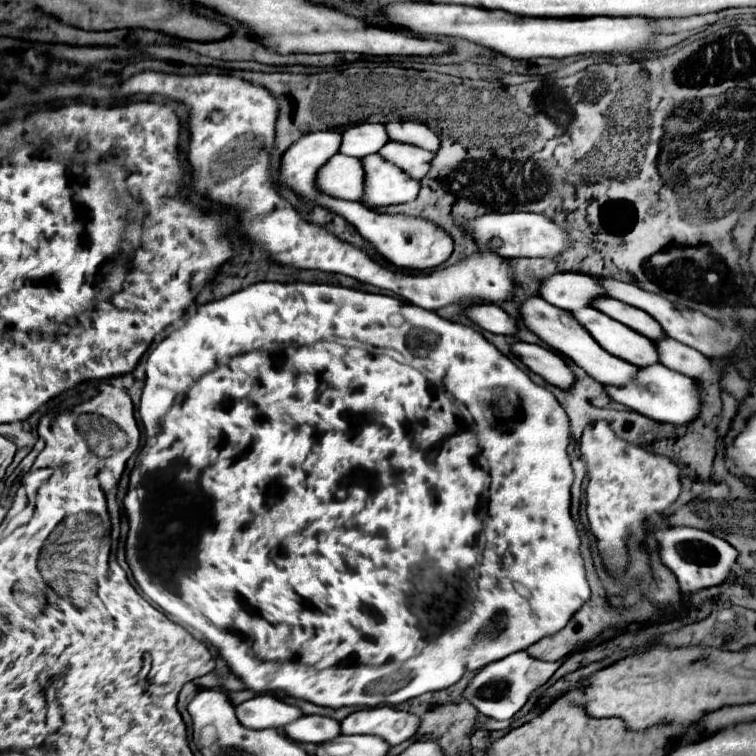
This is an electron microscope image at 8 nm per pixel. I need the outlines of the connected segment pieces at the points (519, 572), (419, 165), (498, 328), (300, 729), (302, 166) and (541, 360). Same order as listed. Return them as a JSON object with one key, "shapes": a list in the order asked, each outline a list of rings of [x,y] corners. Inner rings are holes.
{"shapes":[[[[257,282],[257,284],[251,284],[251,286],[247,286],[247,288],[239,290],[239,292],[233,292],[233,294],[229,294],[229,296],[221,298],[221,300],[213,300],[213,302],[207,302],[207,304],[198,305],[197,307],[194,305],[191,306],[179,322],[179,325],[170,325],[165,329],[168,330],[167,333],[169,334],[167,334],[163,340],[159,340],[159,342],[155,342],[155,344],[151,346],[149,356],[147,356],[147,362],[145,362],[145,386],[143,386],[143,392],[141,392],[139,416],[141,416],[141,420],[143,420],[143,428],[145,428],[145,426],[161,426],[161,418],[163,418],[163,421],[161,432],[157,437],[158,453],[156,454],[158,455],[150,455],[149,465],[143,467],[143,469],[141,467],[141,470],[144,470],[144,473],[148,473],[163,469],[179,461],[183,462],[180,463],[180,465],[185,466],[180,467],[180,469],[186,468],[186,470],[190,470],[190,475],[195,474],[196,478],[197,472],[195,472],[193,468],[197,468],[197,470],[199,470],[199,484],[201,484],[203,492],[209,494],[209,496],[215,500],[215,506],[213,506],[213,510],[215,510],[215,528],[213,528],[213,532],[211,532],[209,536],[205,536],[205,538],[198,543],[196,554],[197,568],[195,568],[195,570],[189,570],[189,572],[182,573],[182,571],[180,571],[181,574],[177,592],[167,590],[167,588],[165,588],[166,584],[163,584],[163,582],[157,578],[158,562],[155,562],[152,567],[156,574],[147,570],[150,568],[147,568],[146,565],[146,570],[143,570],[143,568],[141,568],[141,563],[136,563],[136,566],[133,566],[131,570],[133,570],[133,577],[141,594],[147,600],[161,608],[173,622],[177,622],[177,624],[181,624],[181,626],[186,628],[197,640],[201,640],[207,645],[211,644],[211,646],[217,650],[219,656],[225,658],[225,662],[227,662],[227,666],[233,670],[233,674],[235,674],[237,678],[241,678],[241,682],[245,684],[245,688],[249,688],[249,690],[253,690],[253,692],[283,690],[285,694],[289,694],[289,696],[293,696],[293,698],[307,700],[307,702],[313,702],[313,704],[325,706],[325,708],[361,706],[361,709],[358,710],[363,710],[363,708],[375,708],[375,706],[391,706],[391,708],[397,710],[399,705],[407,702],[407,700],[411,700],[411,698],[417,698],[417,696],[427,694],[427,692],[445,690],[445,688],[449,688],[451,684],[459,682],[461,676],[463,676],[465,672],[481,670],[483,666],[487,666],[487,664],[491,664],[491,662],[495,662],[495,660],[501,660],[501,658],[505,658],[505,656],[509,656],[509,654],[513,654],[513,652],[519,652],[519,650],[527,650],[531,644],[539,642],[541,638],[559,632],[559,630],[571,620],[571,616],[589,600],[589,594],[591,594],[591,592],[589,592],[589,584],[587,584],[587,578],[585,578],[585,564],[583,564],[581,550],[579,550],[581,538],[579,538],[577,526],[575,526],[575,522],[573,522],[573,518],[571,518],[571,492],[569,492],[569,488],[571,488],[571,482],[573,482],[573,468],[571,468],[571,460],[569,460],[569,454],[567,454],[567,446],[569,446],[569,418],[567,418],[565,410],[559,406],[557,398],[555,398],[547,388],[533,384],[531,378],[529,378],[519,366],[515,366],[507,356],[503,356],[503,354],[501,354],[493,344],[489,344],[477,330],[473,330],[473,328],[469,328],[469,326],[461,326],[461,324],[457,324],[457,322],[443,320],[435,311],[405,304],[405,302],[401,302],[401,300],[396,297],[369,293],[355,288],[329,286],[329,284],[307,284],[307,282],[289,282],[289,284],[281,284],[281,282]],[[269,342],[277,342],[283,344],[283,346],[281,346],[279,352],[262,350]],[[221,356],[233,356],[233,358],[231,358],[229,362],[225,362],[225,364],[217,364],[217,358],[221,358]],[[502,388],[513,388],[520,403],[523,403],[525,416],[523,416],[523,420],[520,420],[520,424],[516,425],[516,429],[512,430],[513,432],[502,432],[501,427],[498,427],[498,423],[490,407],[490,403],[493,402],[492,398],[499,397]],[[391,394],[395,394],[395,428],[387,428],[387,424],[385,424],[385,422],[389,422],[389,420],[387,420],[387,412],[389,412],[389,408],[391,408],[391,406],[389,406]],[[464,419],[481,419],[475,428],[479,439],[479,445],[475,430],[471,430],[471,426],[467,426],[467,424],[465,424],[465,428],[461,426],[459,420],[464,421]],[[449,568],[458,568],[460,571],[465,571],[470,568],[466,571],[467,575],[465,575],[464,578],[466,585],[463,584],[463,582],[459,582],[459,574],[449,573]],[[424,570],[433,574],[433,578],[431,578],[431,576],[425,576],[425,580],[421,582],[421,588],[429,588],[431,580],[435,580],[435,584],[431,584],[431,592],[427,594],[427,598],[426,592],[424,595],[424,591],[418,591],[418,583],[415,583],[415,589],[412,587],[411,590],[411,572],[416,582],[416,576]],[[405,592],[407,592],[406,594],[411,593],[417,596],[415,602],[410,602],[407,596],[407,602],[410,604],[412,612],[409,612],[409,608],[407,608]],[[429,620],[431,620],[431,628],[429,628],[429,630],[431,630],[431,632],[440,632],[434,638],[425,638],[422,636],[421,628],[427,628]]],[[[387,142],[377,154],[387,162],[395,164],[397,168],[401,168],[405,174],[409,174],[415,180],[427,174],[429,164],[433,160],[433,152],[417,150],[415,146],[401,144],[401,142]]],[[[471,304],[463,310],[463,314],[479,328],[493,334],[513,334],[517,330],[509,314],[495,304]]],[[[301,716],[293,720],[289,726],[283,726],[283,730],[291,740],[313,744],[327,742],[329,738],[333,740],[341,732],[339,722],[327,716]]],[[[311,132],[311,134],[303,134],[297,142],[293,142],[287,152],[281,156],[281,164],[279,164],[279,180],[281,184],[285,184],[289,190],[293,190],[297,196],[311,200],[317,206],[323,206],[327,210],[331,210],[333,214],[349,220],[349,210],[345,210],[345,214],[341,214],[341,206],[337,206],[337,198],[329,198],[325,194],[321,194],[315,188],[315,174],[317,170],[327,162],[327,158],[331,158],[333,154],[339,152],[339,144],[341,144],[341,134],[337,132]]],[[[513,342],[511,352],[529,370],[533,370],[541,378],[545,378],[549,384],[559,386],[563,390],[567,390],[567,388],[571,388],[575,384],[573,372],[569,370],[565,360],[557,352],[553,352],[549,348],[543,348],[539,344],[525,344],[525,342]]]]}

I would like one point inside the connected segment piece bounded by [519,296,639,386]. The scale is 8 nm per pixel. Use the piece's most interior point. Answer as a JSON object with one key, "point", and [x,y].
{"point":[557,328]}

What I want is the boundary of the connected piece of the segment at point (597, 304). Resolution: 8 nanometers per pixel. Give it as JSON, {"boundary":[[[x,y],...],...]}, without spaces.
{"boundary":[[[595,298],[591,306],[605,312],[609,318],[629,326],[631,330],[643,334],[649,340],[657,340],[657,338],[661,338],[661,334],[665,334],[661,330],[661,326],[657,324],[657,320],[651,318],[647,312],[643,312],[635,306],[629,306],[625,302],[619,302],[615,298]]]}

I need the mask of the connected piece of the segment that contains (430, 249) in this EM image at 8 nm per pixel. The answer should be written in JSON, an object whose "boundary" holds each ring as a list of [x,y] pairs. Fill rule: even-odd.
{"boundary":[[[377,214],[377,218],[385,218],[385,234],[381,234],[381,238],[363,240],[367,240],[385,260],[389,260],[399,270],[433,270],[441,266],[453,252],[451,236],[425,218],[409,214]]]}

